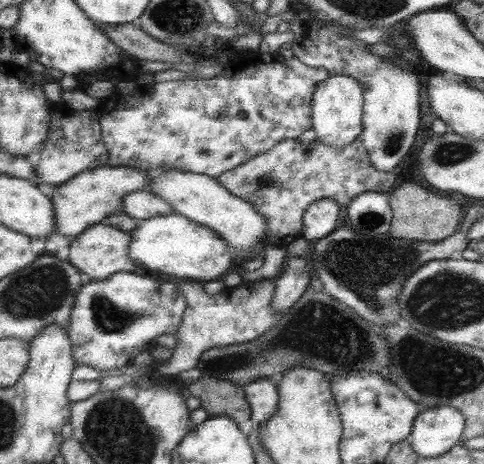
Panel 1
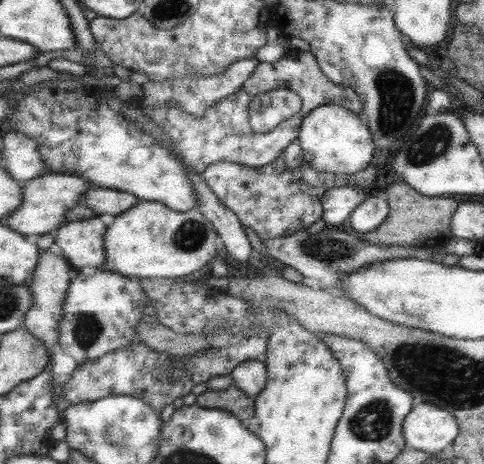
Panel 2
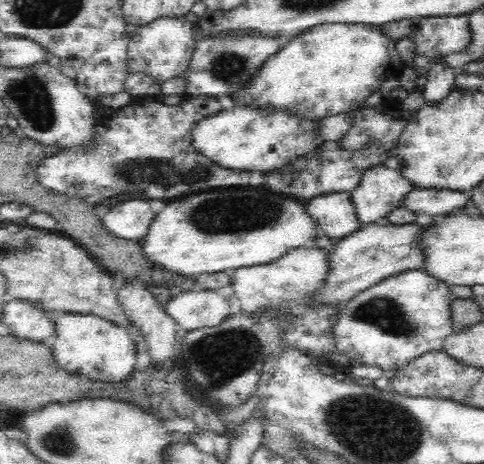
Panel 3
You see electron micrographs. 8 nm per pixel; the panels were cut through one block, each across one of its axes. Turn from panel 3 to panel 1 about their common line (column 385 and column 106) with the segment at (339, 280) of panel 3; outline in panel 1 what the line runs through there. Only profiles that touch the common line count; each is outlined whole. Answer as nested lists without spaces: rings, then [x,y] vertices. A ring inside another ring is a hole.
[[[95,224],[91,228],[87,228],[79,238],[73,238],[71,246],[69,246],[69,258],[67,262],[73,264],[81,274],[85,274],[91,282],[101,282],[107,280],[119,272],[141,272],[139,264],[135,260],[131,260],[129,256],[129,244],[131,244],[131,234],[129,232],[121,232],[119,228],[111,226],[111,224]]]

